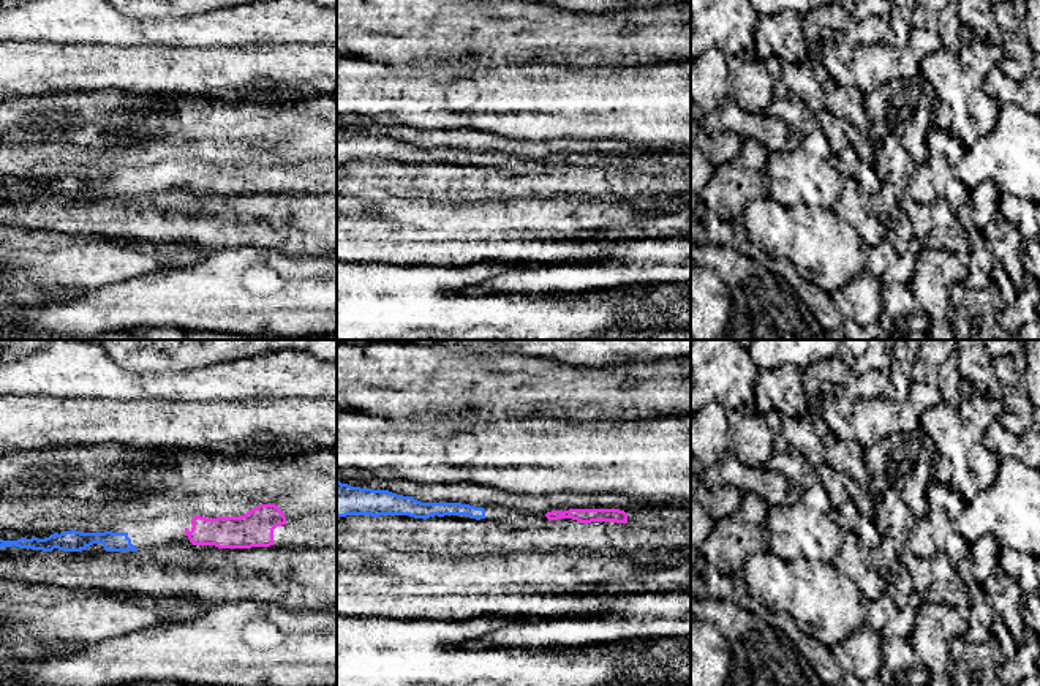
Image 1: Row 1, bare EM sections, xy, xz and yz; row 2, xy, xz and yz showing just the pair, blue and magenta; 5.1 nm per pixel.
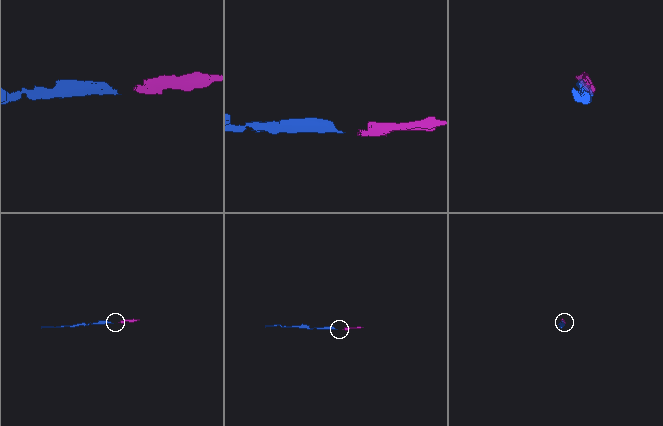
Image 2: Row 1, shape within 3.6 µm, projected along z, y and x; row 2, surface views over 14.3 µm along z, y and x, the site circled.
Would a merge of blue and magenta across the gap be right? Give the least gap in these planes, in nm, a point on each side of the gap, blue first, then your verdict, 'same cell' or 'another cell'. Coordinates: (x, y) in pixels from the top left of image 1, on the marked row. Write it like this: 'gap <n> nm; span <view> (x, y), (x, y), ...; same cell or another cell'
gap 260 nm; span xy (136, 549), (185, 535); same cell

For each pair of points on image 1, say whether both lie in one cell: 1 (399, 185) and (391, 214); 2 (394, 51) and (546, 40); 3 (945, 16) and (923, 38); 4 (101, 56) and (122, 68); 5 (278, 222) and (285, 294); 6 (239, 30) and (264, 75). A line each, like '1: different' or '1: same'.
1: different
2: same
3: different
4: same
5: different
6: different

